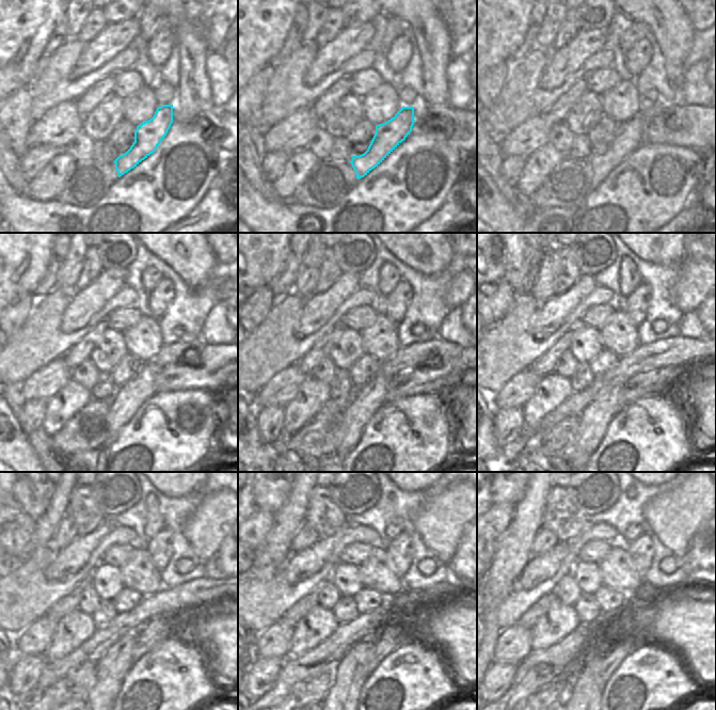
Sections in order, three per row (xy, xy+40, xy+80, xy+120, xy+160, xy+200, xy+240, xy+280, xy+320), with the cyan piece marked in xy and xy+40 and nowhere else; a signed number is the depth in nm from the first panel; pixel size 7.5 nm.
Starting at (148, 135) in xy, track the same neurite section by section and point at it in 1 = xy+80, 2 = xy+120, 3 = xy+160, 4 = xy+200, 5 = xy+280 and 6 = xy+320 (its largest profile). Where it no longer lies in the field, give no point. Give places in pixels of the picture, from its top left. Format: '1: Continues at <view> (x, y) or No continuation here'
1: Continues at xy+80 (629, 136)
2: Continues at xy+120 (126, 401)
3: Continues at xy+160 (366, 400)
4: Continues at xy+200 (594, 419)
5: Continues at xy+280 (351, 672)
6: Continues at xy+320 (595, 671).

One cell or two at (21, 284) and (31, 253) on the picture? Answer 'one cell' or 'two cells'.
one cell

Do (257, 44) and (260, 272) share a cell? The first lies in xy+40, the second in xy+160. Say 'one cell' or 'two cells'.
one cell

